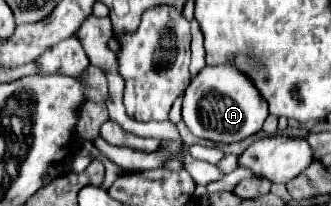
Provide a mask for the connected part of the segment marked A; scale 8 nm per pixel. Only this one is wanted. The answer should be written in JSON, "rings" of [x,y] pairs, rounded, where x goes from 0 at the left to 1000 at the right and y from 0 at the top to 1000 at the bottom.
{"rings":[[[625,316],[601,345],[571,422],[559,432],[553,481],[553,587],[565,597],[571,636],[601,675],[637,675],[656,694],[710,694],[746,675],[752,655],[789,636],[807,558],[813,510],[795,490],[770,403],[710,316]]]}

